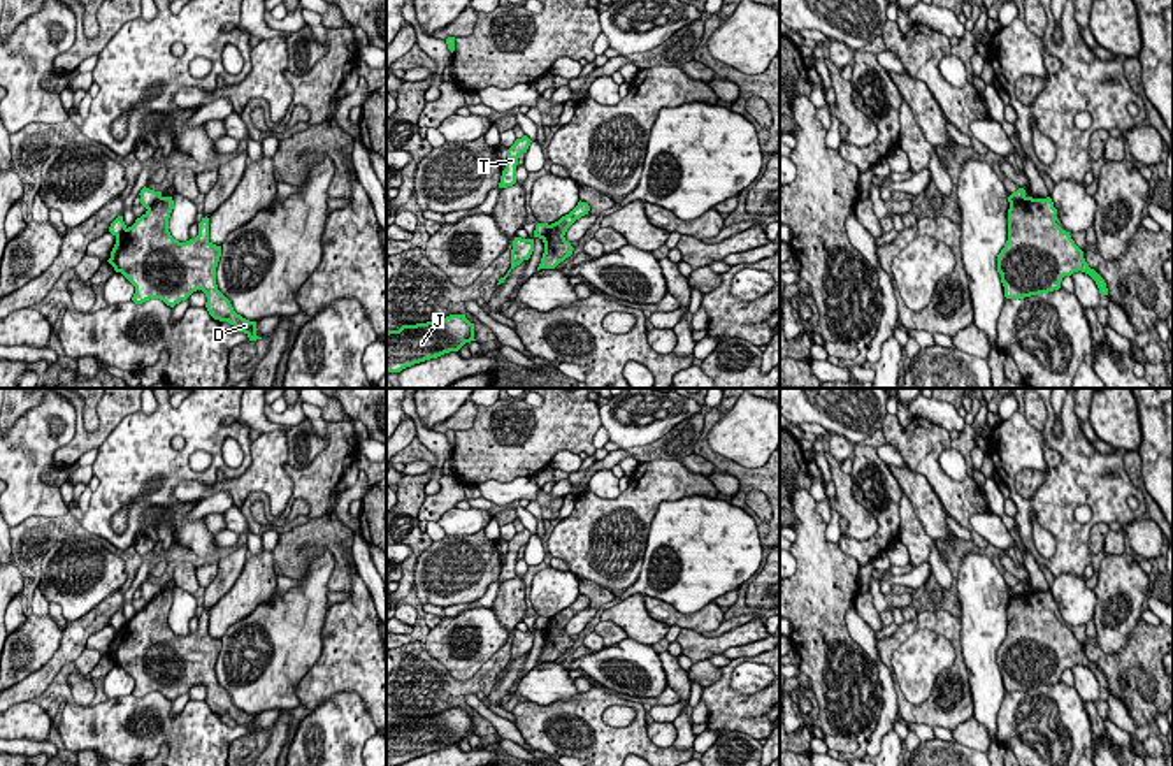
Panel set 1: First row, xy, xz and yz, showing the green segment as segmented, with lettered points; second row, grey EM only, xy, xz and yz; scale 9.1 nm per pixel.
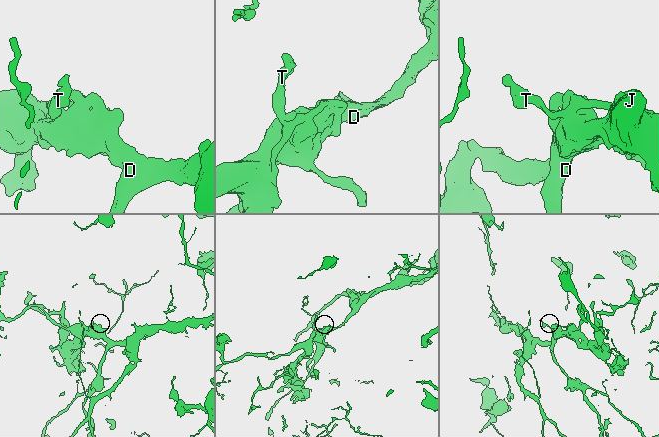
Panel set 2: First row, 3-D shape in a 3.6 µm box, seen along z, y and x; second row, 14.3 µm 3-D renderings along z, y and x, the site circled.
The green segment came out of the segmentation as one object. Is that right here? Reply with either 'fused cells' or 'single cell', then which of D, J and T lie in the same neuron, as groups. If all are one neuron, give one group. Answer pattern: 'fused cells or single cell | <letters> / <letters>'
fused cells | D J / T

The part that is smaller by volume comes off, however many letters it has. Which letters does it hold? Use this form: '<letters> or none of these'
T

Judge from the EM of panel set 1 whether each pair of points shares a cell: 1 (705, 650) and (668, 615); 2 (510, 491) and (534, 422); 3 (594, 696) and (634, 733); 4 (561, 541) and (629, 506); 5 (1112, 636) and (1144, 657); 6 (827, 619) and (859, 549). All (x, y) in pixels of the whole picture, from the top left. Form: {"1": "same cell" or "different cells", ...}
{"1": "different cells", "2": "different cells", "3": "same cell", "4": "same cell", "5": "different cells", "6": "different cells"}

